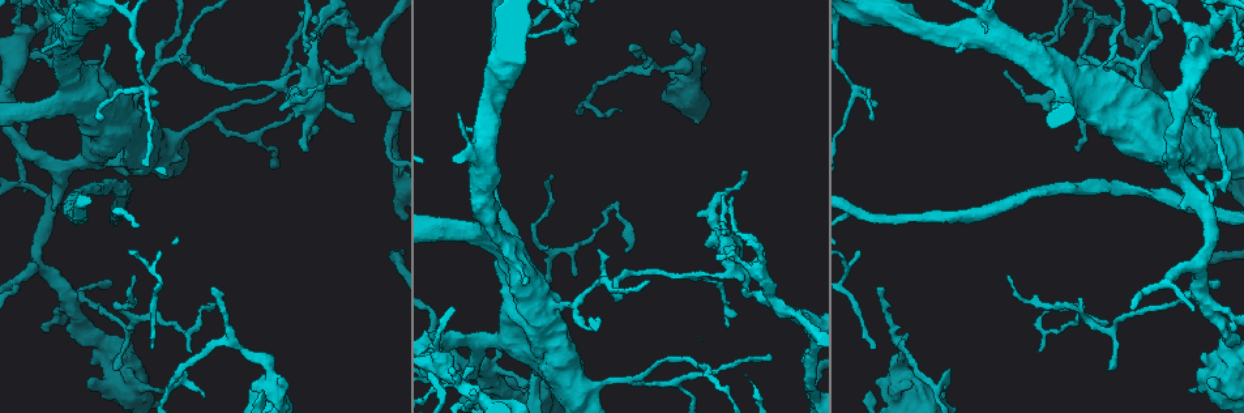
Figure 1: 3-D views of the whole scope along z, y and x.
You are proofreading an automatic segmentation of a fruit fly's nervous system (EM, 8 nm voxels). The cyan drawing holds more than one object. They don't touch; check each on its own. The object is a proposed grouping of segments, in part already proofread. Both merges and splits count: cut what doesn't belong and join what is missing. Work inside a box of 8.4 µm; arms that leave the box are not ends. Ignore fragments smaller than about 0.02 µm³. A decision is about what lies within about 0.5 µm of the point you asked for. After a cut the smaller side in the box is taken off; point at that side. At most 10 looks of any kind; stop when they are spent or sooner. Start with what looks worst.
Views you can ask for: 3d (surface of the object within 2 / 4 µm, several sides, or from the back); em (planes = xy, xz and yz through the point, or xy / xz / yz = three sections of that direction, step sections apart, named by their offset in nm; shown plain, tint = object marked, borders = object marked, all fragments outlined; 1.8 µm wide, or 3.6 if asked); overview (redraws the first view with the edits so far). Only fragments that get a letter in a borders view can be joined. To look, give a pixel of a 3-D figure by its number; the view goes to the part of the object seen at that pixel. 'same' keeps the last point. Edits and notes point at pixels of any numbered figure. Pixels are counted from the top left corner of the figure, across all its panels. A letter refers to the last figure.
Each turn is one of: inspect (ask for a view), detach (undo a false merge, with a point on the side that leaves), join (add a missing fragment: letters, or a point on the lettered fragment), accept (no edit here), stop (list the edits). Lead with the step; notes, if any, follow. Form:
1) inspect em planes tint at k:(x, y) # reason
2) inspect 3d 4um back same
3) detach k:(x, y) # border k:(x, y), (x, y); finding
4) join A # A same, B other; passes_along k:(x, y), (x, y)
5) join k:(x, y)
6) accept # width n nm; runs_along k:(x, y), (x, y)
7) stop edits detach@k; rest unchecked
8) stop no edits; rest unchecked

inspect 3d 2um at 1:(312, 73) # thin neck

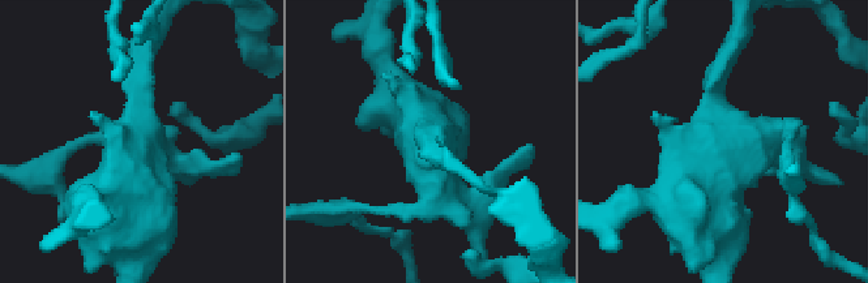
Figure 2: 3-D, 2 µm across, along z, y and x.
inspect em planes borders at 2:(139, 138)

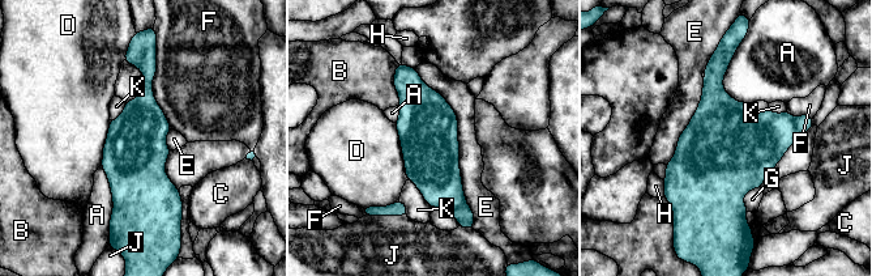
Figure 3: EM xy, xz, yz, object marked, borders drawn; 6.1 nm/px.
detach 3:(759, 140) # longest_contact E 1000 nm; A other, B other, C other, D other, E other, F other, G other, H other, J other, K other; two cells meet here

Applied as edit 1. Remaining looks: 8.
inspect em planes tint at 1:(45, 18) # calibre changes

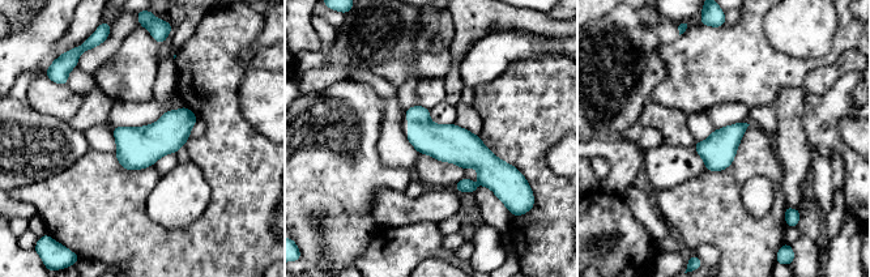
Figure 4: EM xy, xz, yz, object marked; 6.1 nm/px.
inspect em planes borders same # what lies round it

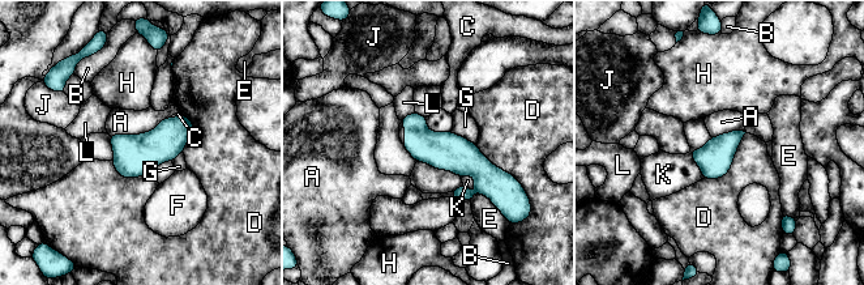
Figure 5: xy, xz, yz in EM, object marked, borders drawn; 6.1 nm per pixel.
accept # A other, B other, C other, D other, E other, F other, G other, H other, J other, K other, L other; border 5:(170, 117), (145, 132), (110, 136); all the same cell

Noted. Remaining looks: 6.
inspect 3d 2um at 1:(65, 296) # calibre changes

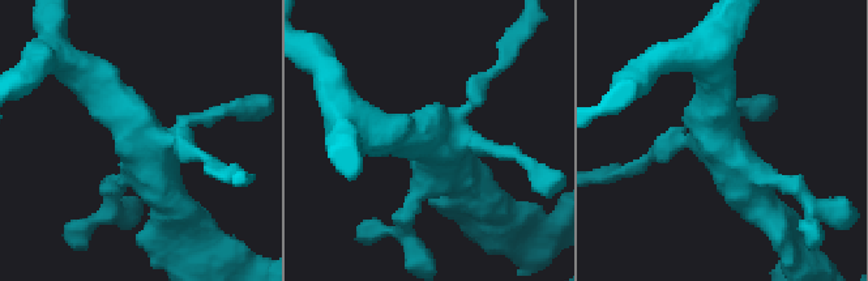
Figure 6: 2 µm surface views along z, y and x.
inspect em planes borders at 6:(719, 140)

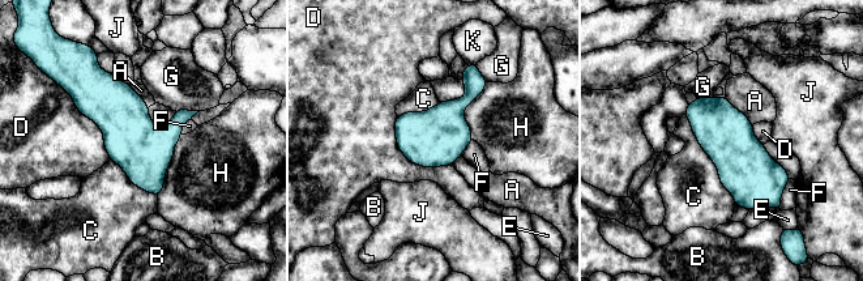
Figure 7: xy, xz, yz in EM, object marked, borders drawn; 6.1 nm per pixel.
accept # A other, B other, C other, D other, E other, F other, G other, H other, J other, K other; border 7:(686, 114), (720, 182), (738, 205); one cell here

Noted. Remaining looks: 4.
stop edits detach@3; rest unchecked

